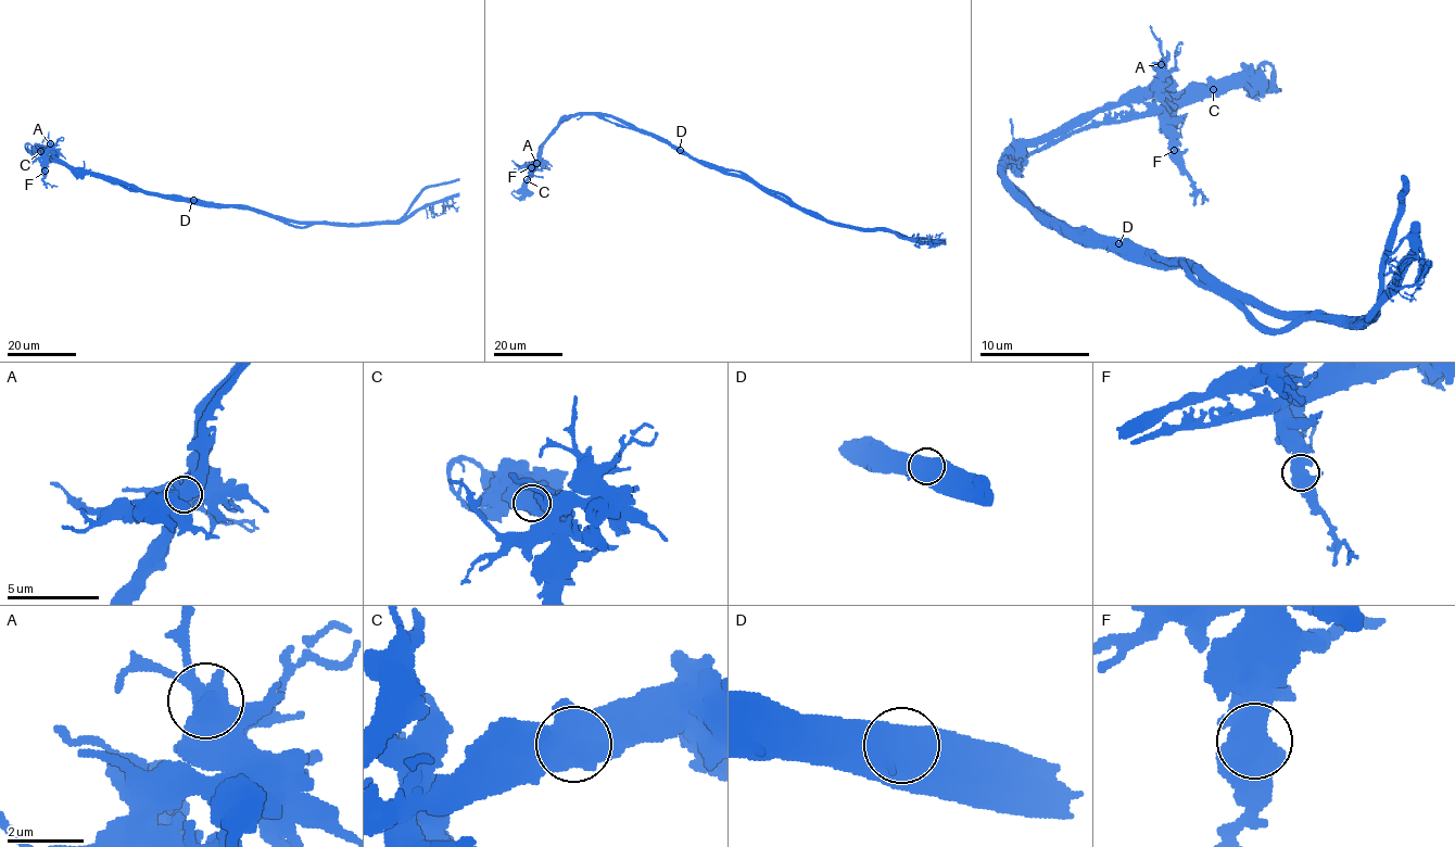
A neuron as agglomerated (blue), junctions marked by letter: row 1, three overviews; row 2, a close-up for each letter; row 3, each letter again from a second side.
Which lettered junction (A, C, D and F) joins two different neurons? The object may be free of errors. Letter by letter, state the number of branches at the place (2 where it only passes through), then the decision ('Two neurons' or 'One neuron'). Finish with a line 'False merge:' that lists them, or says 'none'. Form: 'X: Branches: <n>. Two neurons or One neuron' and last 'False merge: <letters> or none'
A: Branches: 3. One neuron
C: Branches: 3. One neuron
D: Branches: 3. Two neurons
F: Branches: 3. One neuron
False merge: D

